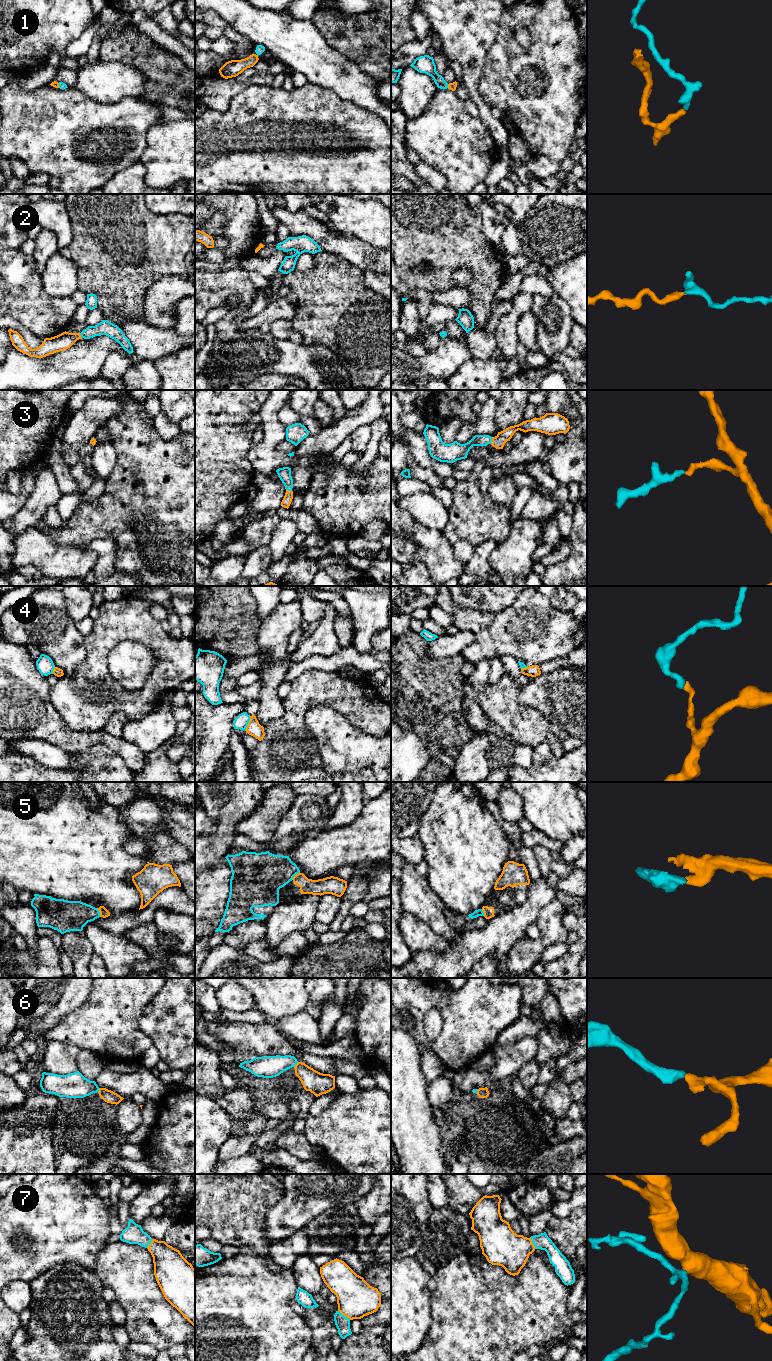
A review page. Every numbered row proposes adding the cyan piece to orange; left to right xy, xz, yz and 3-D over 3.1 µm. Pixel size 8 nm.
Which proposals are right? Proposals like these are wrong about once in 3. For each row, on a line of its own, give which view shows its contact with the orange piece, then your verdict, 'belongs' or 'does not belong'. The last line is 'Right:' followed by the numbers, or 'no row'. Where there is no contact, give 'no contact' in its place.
1: contact in yz; belongs
2: contact in xy; belongs
3: contact in yz; belongs
4: contact in xz; does not belong
5: contact in xz; does not belong
6: contact in xz; belongs
7: contact in xz; belongs
Right: 1, 2, 3, 6, 7

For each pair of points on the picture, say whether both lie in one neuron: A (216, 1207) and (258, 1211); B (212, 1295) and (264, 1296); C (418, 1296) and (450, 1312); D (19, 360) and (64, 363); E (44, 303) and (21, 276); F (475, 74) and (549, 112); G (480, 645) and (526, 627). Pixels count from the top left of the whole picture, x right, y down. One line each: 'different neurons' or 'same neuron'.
A: same neuron
B: same neuron
C: different neurons
D: same neuron
E: same neuron
F: different neurons
G: same neuron

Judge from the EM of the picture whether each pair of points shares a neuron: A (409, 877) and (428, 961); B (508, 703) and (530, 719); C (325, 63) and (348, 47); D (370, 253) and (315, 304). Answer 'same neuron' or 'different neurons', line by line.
A: different neurons
B: same neuron
C: different neurons
D: different neurons

